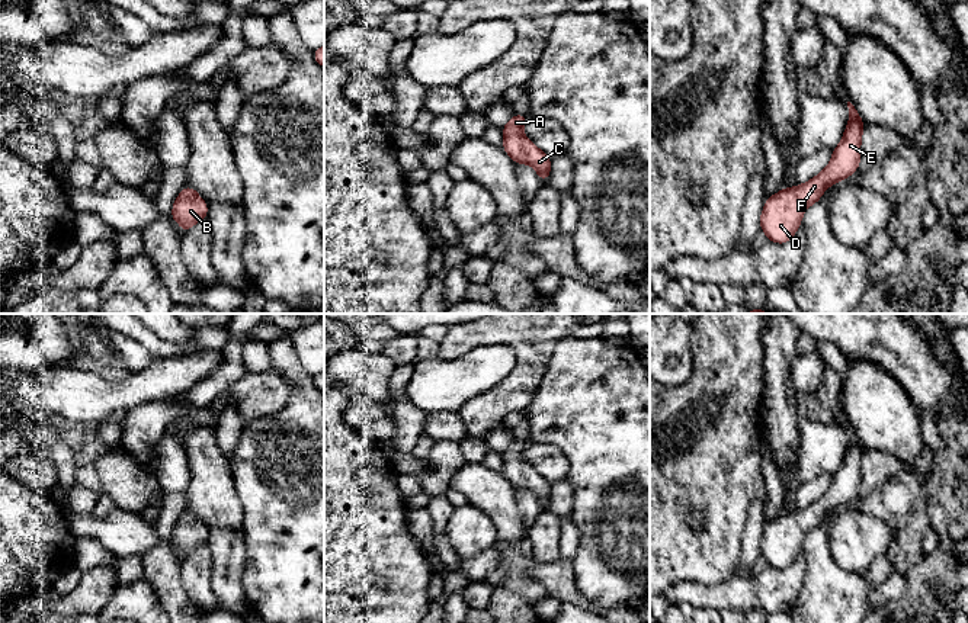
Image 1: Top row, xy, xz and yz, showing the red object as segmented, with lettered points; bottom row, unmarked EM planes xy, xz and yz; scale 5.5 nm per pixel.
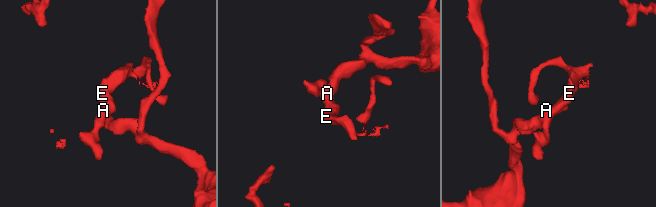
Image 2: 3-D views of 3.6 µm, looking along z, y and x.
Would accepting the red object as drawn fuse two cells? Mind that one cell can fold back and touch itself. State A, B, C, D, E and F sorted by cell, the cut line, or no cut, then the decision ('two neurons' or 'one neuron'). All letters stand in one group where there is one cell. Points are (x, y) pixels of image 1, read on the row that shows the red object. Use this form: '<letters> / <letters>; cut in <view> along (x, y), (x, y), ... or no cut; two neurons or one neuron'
A B C D E F; no cut; one neuron

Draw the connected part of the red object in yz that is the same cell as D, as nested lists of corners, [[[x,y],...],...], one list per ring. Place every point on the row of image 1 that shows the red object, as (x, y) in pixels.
[[[850,102],[847,107],[850,118],[842,141],[831,151],[830,164],[807,183],[785,187],[765,200],[760,229],[767,241],[786,244],[801,227],[805,209],[817,203],[828,186],[853,176],[859,168],[865,123]]]

